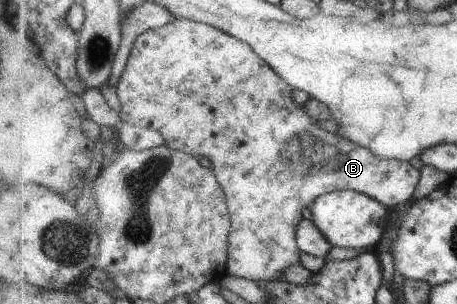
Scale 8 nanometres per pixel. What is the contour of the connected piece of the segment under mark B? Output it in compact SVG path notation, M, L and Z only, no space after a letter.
M178 17L175 21L167 23L167 25L143 32L135 39L125 71L121 74L115 87L120 101L120 116L125 123L132 123L133 125L139 125L139 127L153 127L159 133L163 133L165 145L168 145L171 149L191 153L195 157L201 155L210 161L212 169L216 172L217 179L221 183L223 191L225 191L229 213L232 215L228 273L250 279L257 284L259 284L259 281L281 281L285 277L285 273L283 273L285 269L301 262L302 251L299 249L297 241L297 225L303 221L303 215L301 215L303 209L310 208L312 203L317 201L317 198L321 195L337 190L355 190L367 194L369 197L373 196L390 209L396 209L402 206L403 203L411 203L411 197L415 195L419 179L421 179L421 171L415 169L411 163L399 161L399 159L383 159L383 157L375 155L371 149L367 149L367 147L363 147L355 141L349 141L349 139L341 137L338 133L330 133L321 129L317 121L307 113L304 105L293 101L294 87L291 87L291 84L287 83L265 59L257 55L257 52L249 43L237 39L237 37L233 37L233 35L229 35L229 33L220 29L215 29L215 27L211 27L206 23Z

